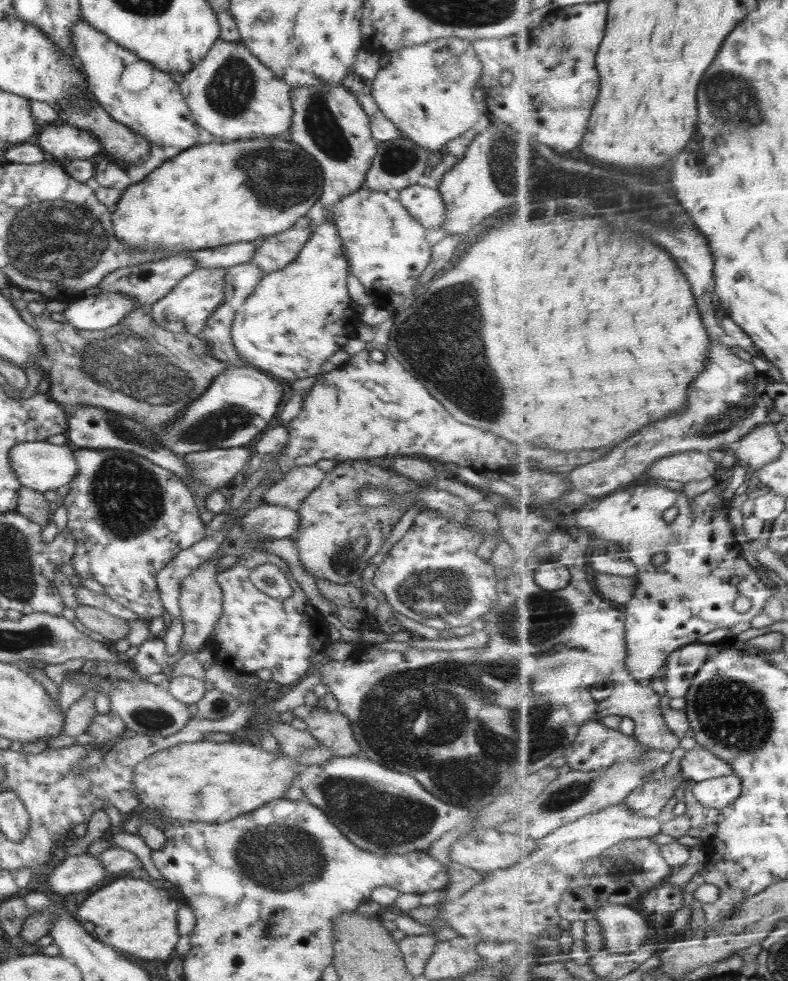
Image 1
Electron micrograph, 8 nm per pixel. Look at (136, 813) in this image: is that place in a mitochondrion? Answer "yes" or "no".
no

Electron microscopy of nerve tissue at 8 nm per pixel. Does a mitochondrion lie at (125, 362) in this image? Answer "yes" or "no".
yes

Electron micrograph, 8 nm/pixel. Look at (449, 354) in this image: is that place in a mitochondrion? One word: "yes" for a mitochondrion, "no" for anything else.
yes

